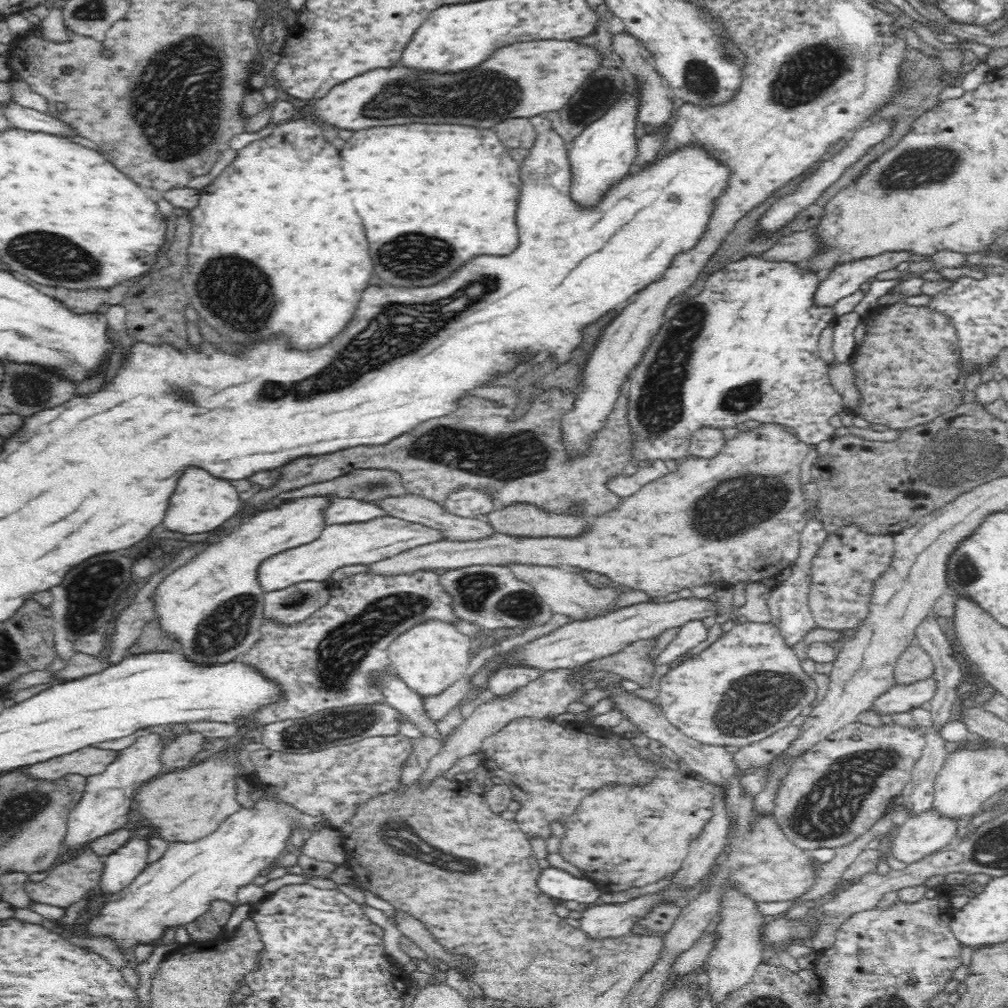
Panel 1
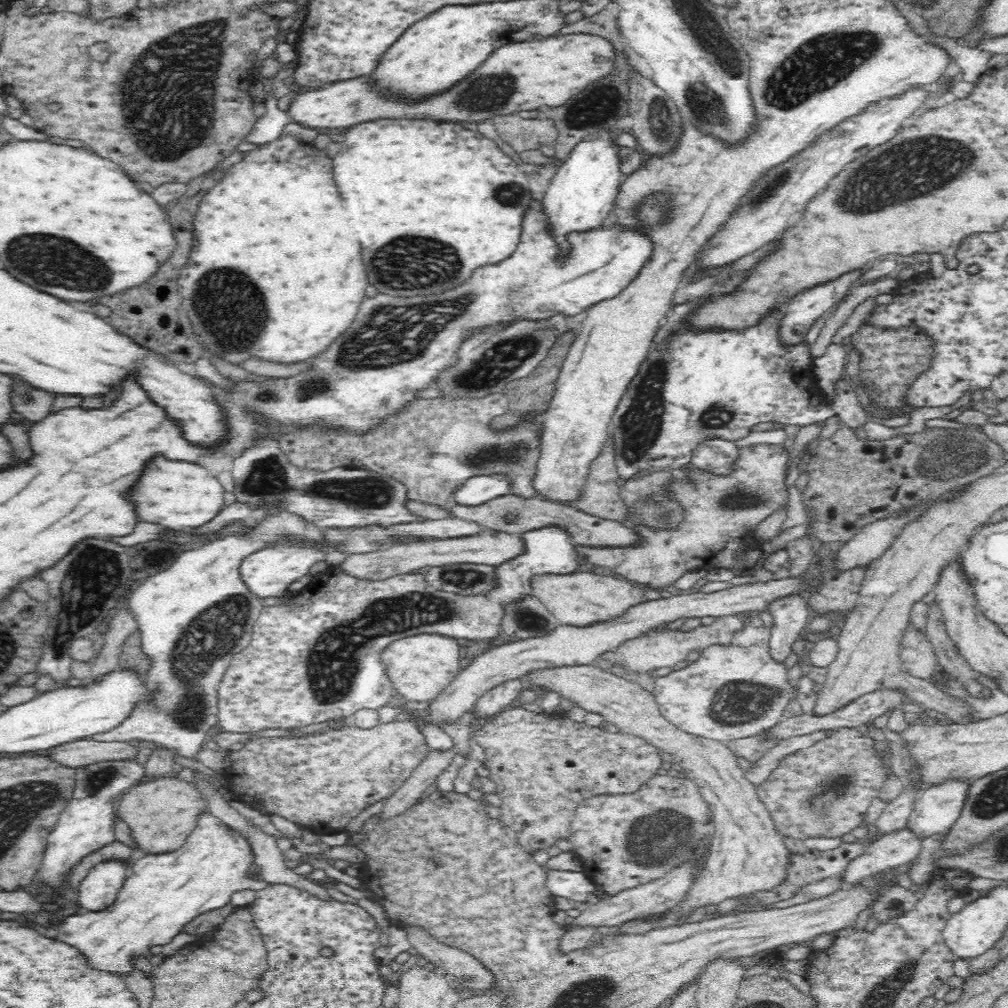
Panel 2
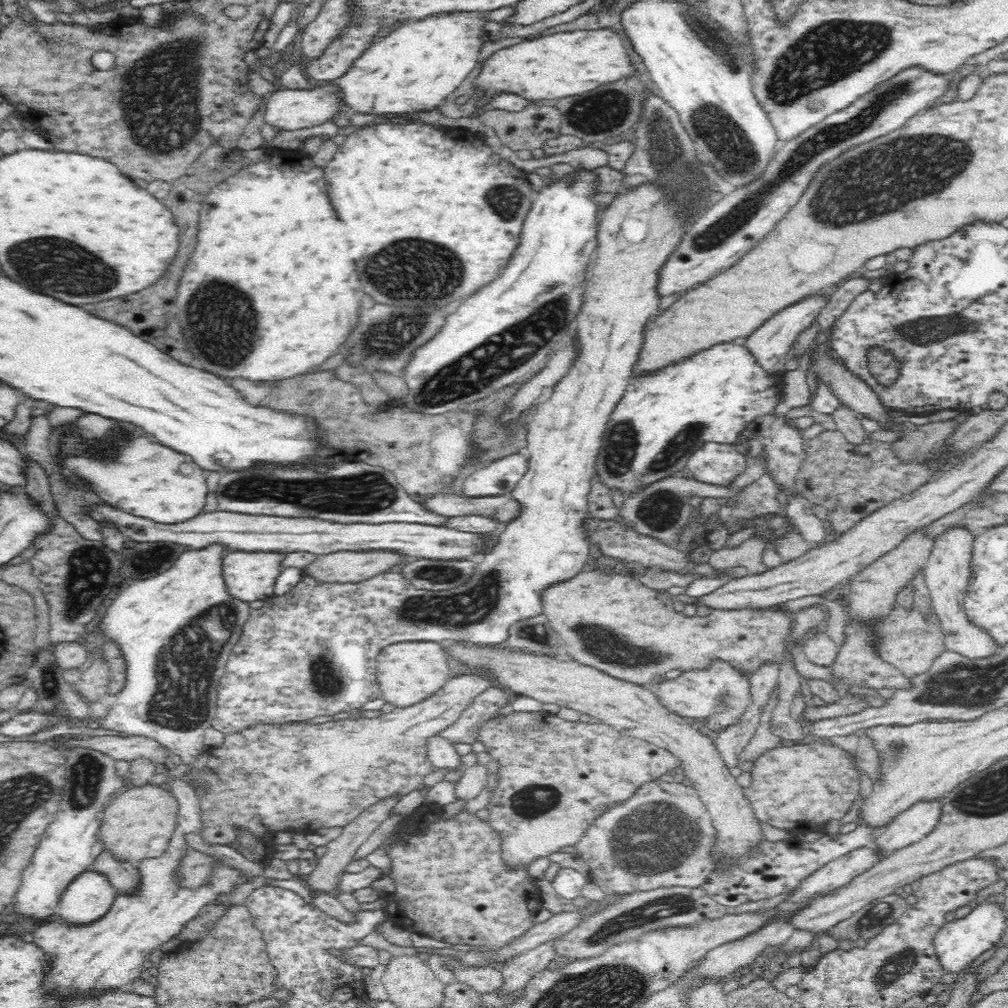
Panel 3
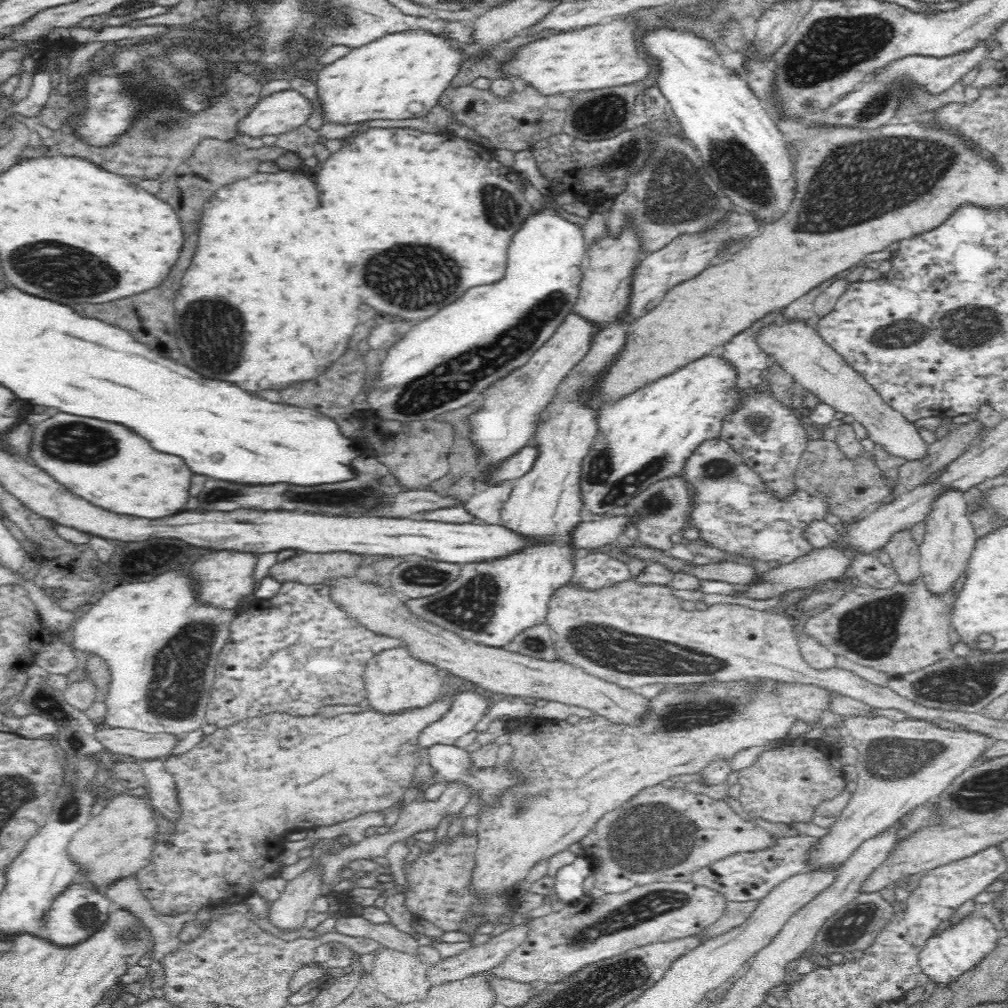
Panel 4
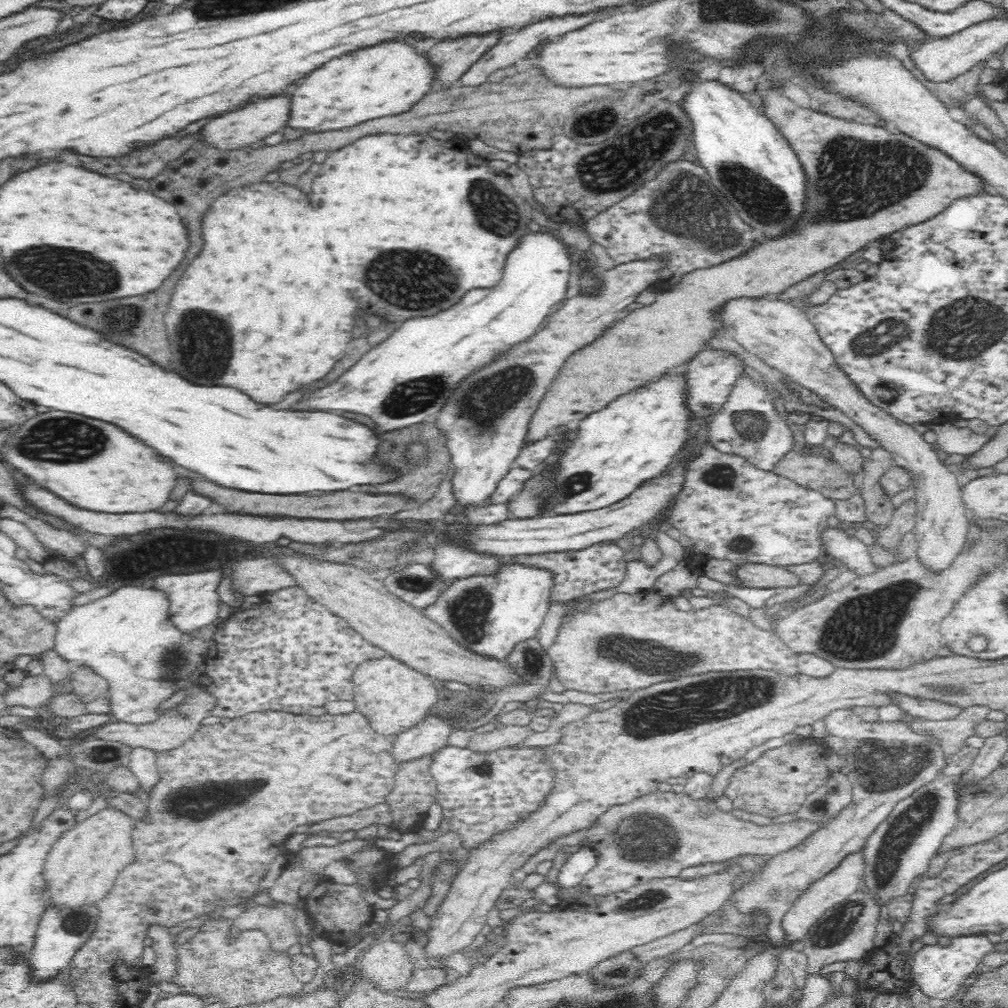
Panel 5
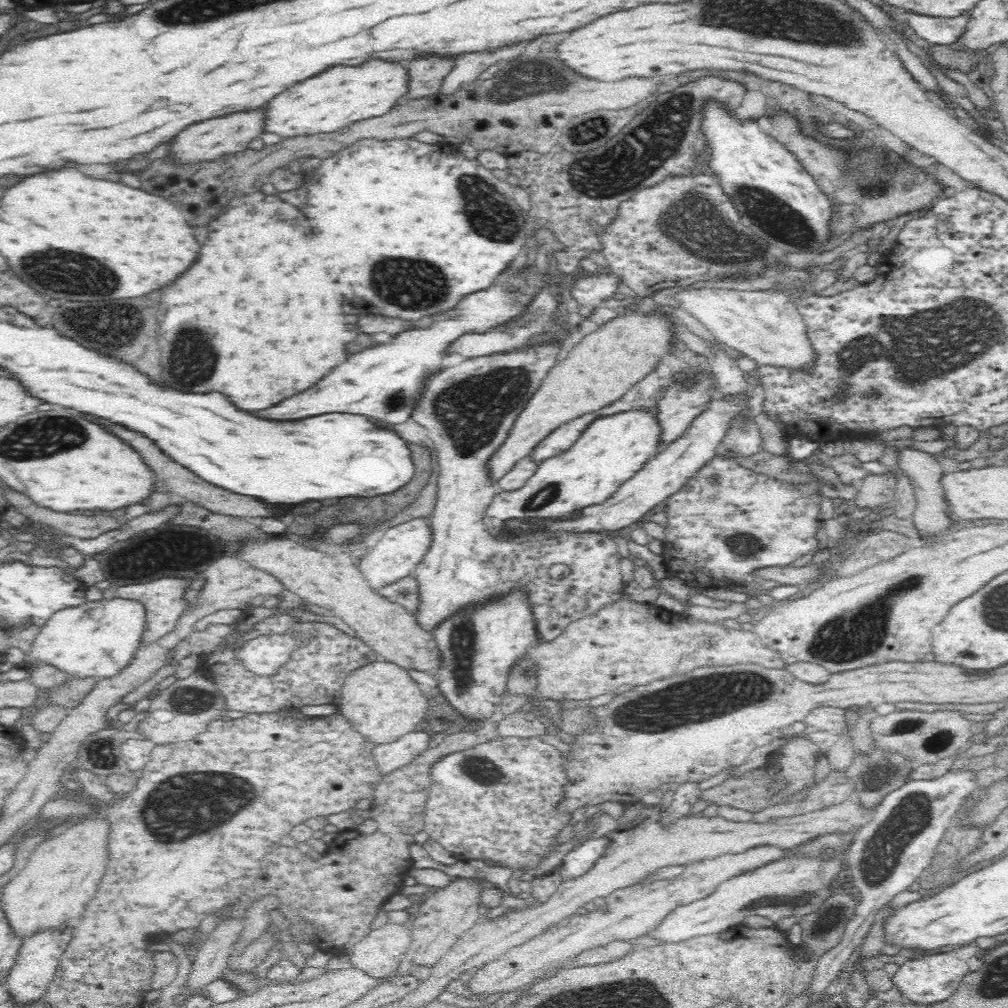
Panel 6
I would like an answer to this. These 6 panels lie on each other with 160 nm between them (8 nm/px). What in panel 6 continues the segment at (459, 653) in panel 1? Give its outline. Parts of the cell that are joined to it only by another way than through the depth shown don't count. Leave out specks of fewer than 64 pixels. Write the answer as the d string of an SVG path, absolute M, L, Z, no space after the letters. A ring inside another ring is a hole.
M380 659L348 674L342 683L340 698L335 701L336 713L344 716L366 742L376 745L396 742L400 736L413 732L426 716L429 703L418 685L406 669Z

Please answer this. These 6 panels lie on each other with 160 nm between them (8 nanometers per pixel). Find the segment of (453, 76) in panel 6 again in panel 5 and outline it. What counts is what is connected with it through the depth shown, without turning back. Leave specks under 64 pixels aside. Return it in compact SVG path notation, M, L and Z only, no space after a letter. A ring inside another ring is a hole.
M568 16L562 20L544 20L532 26L526 26L514 34L502 34L500 40L486 50L486 54L481 54L471 65L470 68L460 76L457 86L478 86L487 82L488 75L491 75L495 70L504 69L507 66L513 65L517 60L528 56L538 44L542 44L544 40L550 40L552 36L562 36L566 32L572 32L584 24L588 24L590 20L594 20L594 16Z

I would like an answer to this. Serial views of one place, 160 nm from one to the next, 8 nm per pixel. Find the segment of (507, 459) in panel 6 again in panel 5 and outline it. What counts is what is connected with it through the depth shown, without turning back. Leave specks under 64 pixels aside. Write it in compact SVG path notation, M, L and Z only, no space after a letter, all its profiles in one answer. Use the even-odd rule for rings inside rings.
M772 86L771 89L761 93L766 101L765 117L772 121L776 130L790 143L804 165L805 174L808 174L808 208L798 226L798 234L792 230L792 234L783 238L764 239L738 258L685 274L678 284L658 290L652 304L625 313L620 320L606 327L601 335L592 339L592 342L575 350L566 358L532 413L523 447L543 440L570 420L582 420L590 413L606 408L607 404L619 396L643 388L652 380L664 376L668 370L688 362L697 352L706 348L706 342L712 340L718 330L721 331L719 322L711 314L726 299L781 294L812 274L839 264L857 250L865 250L876 239L886 238L906 226L930 220L930 217L940 214L955 198L984 192L982 182L977 176L966 172L939 150L922 146L921 142L904 134L891 132L887 127L878 127L856 119L850 122L819 113L805 105L801 107L786 99L781 88ZM946 172L952 172L950 184L946 184ZM848 174L852 174L850 180L842 180Z

